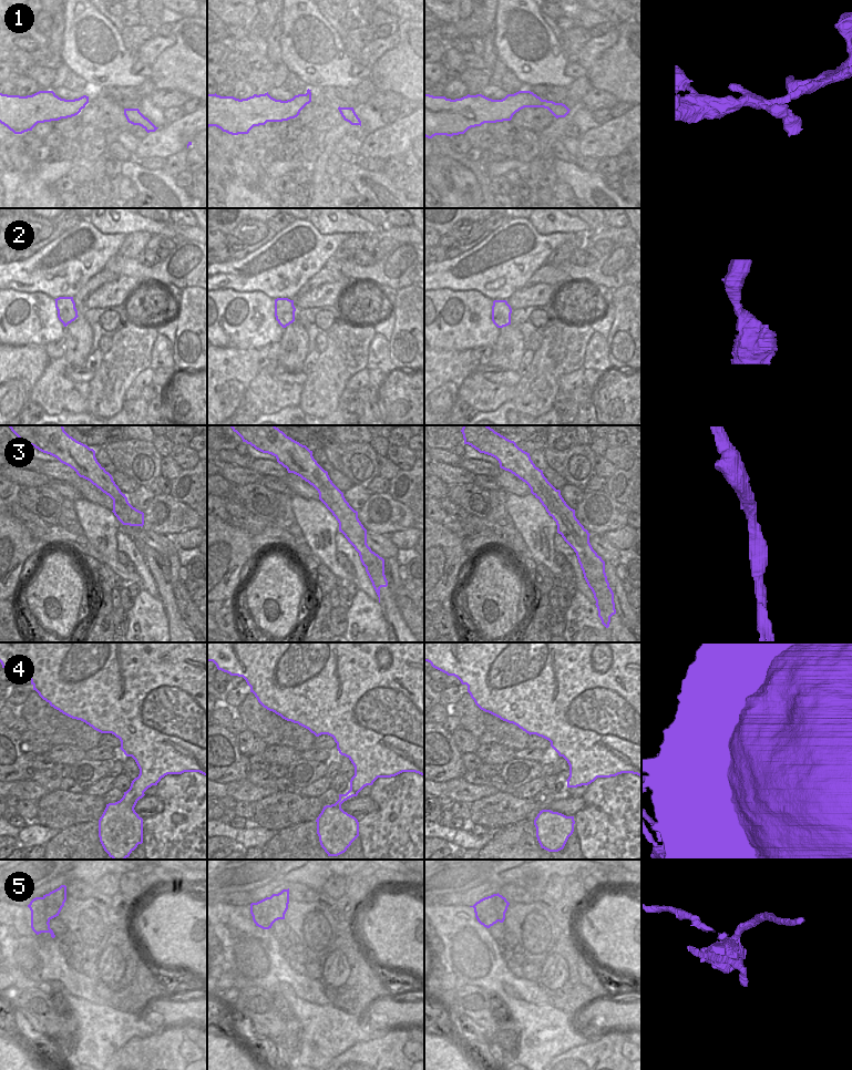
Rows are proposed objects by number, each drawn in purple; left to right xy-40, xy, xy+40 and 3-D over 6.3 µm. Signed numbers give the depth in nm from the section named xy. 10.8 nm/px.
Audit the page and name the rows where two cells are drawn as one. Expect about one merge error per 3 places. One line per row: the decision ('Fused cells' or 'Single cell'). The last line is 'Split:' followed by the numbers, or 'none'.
1: Single cell
2: Single cell
3: Single cell
4: Single cell
5: Fused cells
Split: 5

